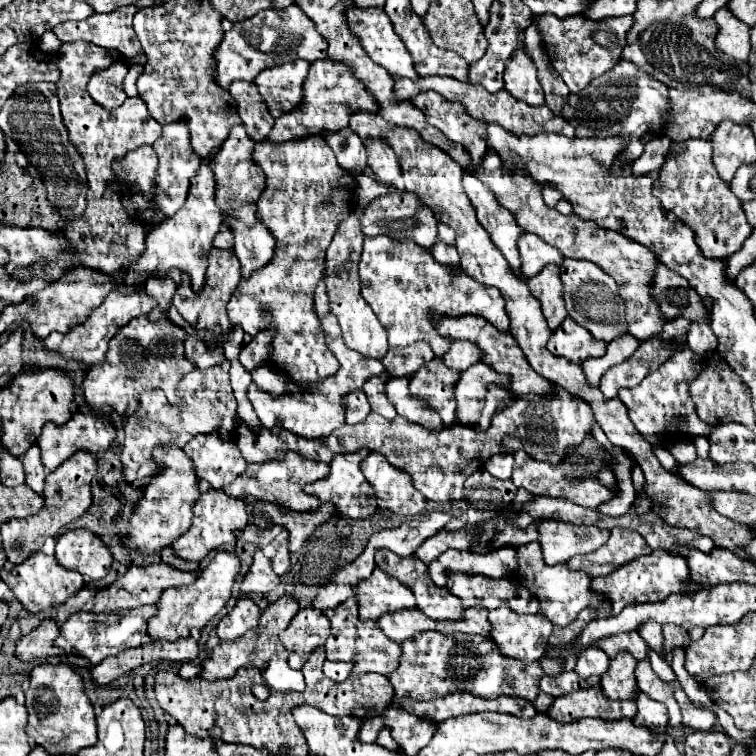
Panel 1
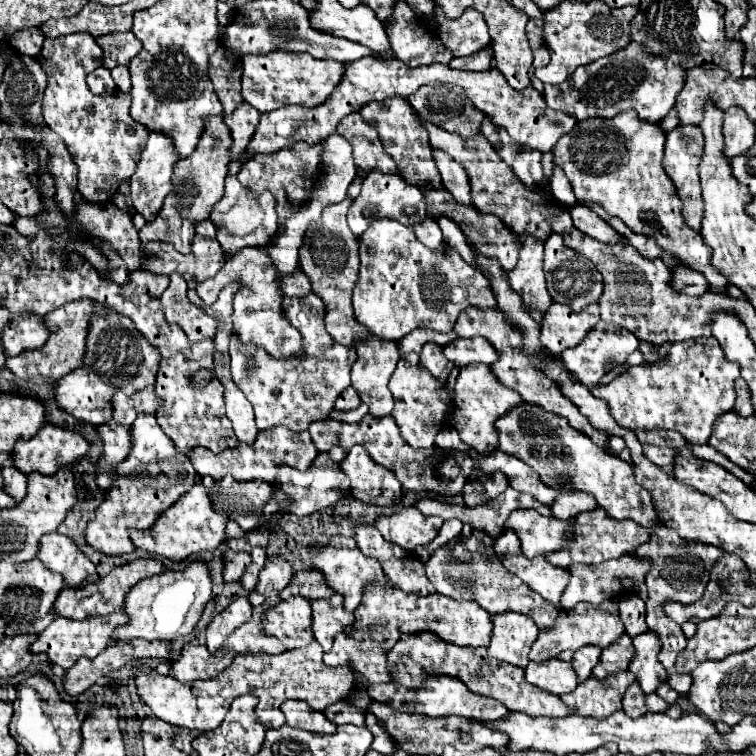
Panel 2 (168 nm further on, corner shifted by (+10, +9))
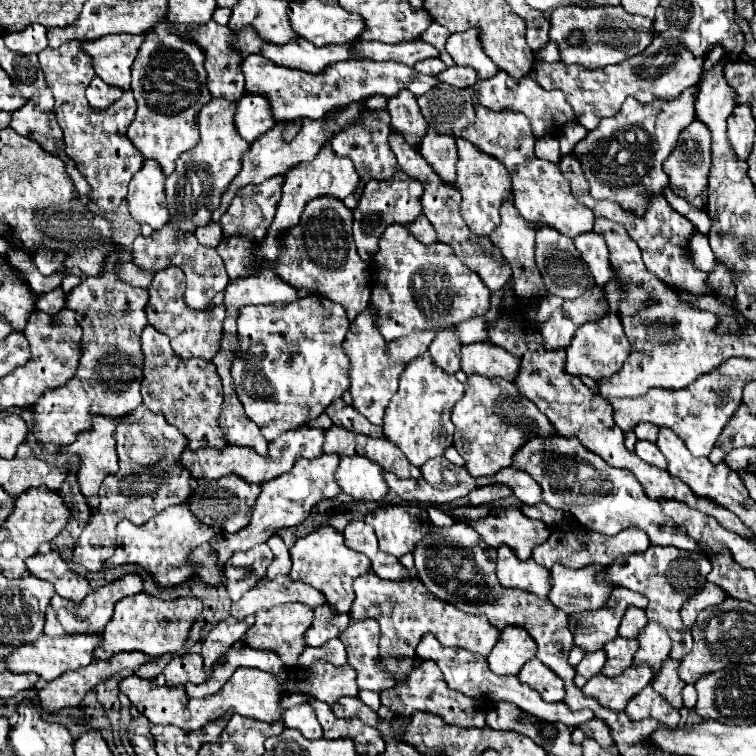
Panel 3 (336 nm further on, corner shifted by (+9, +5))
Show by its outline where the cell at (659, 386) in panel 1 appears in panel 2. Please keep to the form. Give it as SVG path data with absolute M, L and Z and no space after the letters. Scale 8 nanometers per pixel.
M710 336L710 338L676 342L672 346L670 354L666 356L666 360L660 360L660 362L654 362L654 364L632 366L630 372L614 378L610 384L594 386L592 394L596 398L606 400L614 420L620 426L628 428L628 430L660 430L660 428L668 428L668 430L678 430L690 444L706 444L708 438L710 438L714 420L720 414L730 412L732 406L734 406L734 400L736 400L734 380L738 376L740 376L738 364L736 362L728 362L724 358L724 352L722 352L718 340Z

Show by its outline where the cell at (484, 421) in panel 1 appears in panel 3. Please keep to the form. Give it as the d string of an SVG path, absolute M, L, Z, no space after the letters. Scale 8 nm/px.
M471 376L465 382L465 396L455 404L455 448L465 460L465 468L473 478L493 476L501 468L511 466L513 454L529 440L529 436L555 436L549 418L537 406L521 396L507 380Z

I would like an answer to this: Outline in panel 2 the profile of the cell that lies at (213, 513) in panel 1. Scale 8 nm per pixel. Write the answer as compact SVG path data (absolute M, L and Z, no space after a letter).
M198 482L198 484L192 486L190 492L186 492L182 498L178 498L166 512L162 512L152 534L130 532L130 538L132 538L132 542L138 550L146 550L146 552L152 552L152 554L166 556L172 562L182 562L196 552L218 548L226 540L228 520L230 520L228 516L218 514L212 508L212 500L210 500L206 488Z

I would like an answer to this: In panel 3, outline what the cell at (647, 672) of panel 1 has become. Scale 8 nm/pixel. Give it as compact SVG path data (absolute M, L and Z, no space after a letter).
M649 622L643 628L643 632L639 632L637 640L639 640L639 650L635 654L633 664L649 664L657 672L671 650L671 638L667 630L661 624Z

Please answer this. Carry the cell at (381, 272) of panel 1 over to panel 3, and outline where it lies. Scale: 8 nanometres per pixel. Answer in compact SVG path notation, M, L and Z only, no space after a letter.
M391 224L385 230L385 234L379 240L375 262L371 264L369 270L373 280L371 306L377 310L379 316L377 328L381 330L385 340L397 340L415 330L443 330L451 324L457 326L463 320L485 314L489 308L491 292L475 272L461 264L461 260L451 252L451 248L447 248L447 244L437 242L431 246L423 246L419 244L419 240L415 240L415 236L411 236L411 232L407 232L407 226L401 224Z

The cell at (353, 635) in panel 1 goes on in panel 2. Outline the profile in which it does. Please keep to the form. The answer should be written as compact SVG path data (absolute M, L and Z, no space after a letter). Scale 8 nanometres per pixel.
M340 594L330 596L328 600L314 600L312 602L312 630L318 644L324 648L324 652L330 652L332 640L338 632L344 632L352 624L352 612L346 612L342 608L344 600Z

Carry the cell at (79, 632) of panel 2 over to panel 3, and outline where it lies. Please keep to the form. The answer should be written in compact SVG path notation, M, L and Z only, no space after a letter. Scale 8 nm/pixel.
M45 634L39 636L33 644L25 644L19 650L13 650L7 658L7 670L15 674L31 674L35 672L43 680L55 680L67 670L79 670L93 662L93 650L101 644L99 634L75 634L75 636L59 636L49 638Z

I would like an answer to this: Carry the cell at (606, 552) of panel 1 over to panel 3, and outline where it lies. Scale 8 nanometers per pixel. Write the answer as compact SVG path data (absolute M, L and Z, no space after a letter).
M579 528L569 534L559 534L557 530L551 534L551 538L533 552L533 560L545 568L551 568L553 564L563 564L567 568L585 568L587 564L613 564L619 556L631 554L631 552L645 552L649 548L649 540L645 532L639 532L635 528L621 530L617 536L603 536L599 532L591 532L587 528Z

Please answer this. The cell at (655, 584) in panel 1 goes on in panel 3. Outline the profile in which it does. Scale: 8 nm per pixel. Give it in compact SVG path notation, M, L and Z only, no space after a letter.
M555 564L555 568L549 570L551 572L549 600L567 614L601 608L607 602L607 596L611 594L613 588L595 578L599 570L603 570L603 566L599 564L579 570Z

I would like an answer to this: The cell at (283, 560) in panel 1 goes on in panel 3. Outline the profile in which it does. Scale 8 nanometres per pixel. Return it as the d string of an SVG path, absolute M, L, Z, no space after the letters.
M227 564L223 572L223 584L229 592L229 598L237 602L247 590L251 590L257 584L257 578L253 574L247 574L243 568L233 568L231 564Z

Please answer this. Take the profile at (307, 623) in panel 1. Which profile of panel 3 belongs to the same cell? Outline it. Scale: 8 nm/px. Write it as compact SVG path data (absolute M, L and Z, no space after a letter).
M283 604L279 608L261 610L261 612L255 614L255 624L247 630L245 642L247 642L249 648L255 648L255 650L271 650L285 664L295 666L297 658L305 650L303 634L311 626L311 622L313 622L313 610L307 608L307 606L303 606L303 604Z

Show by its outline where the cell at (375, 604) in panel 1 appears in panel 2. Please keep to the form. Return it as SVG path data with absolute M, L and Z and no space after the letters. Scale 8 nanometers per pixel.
M334 536L332 542L320 554L314 556L312 566L324 574L326 584L334 592L338 592L338 594L344 596L344 606L346 606L348 612L354 612L354 608L358 608L358 604L362 600L362 588L370 580L386 580L386 574L382 572L382 566L378 564L378 560L364 556L358 550L356 540L354 538L344 538L344 536Z

